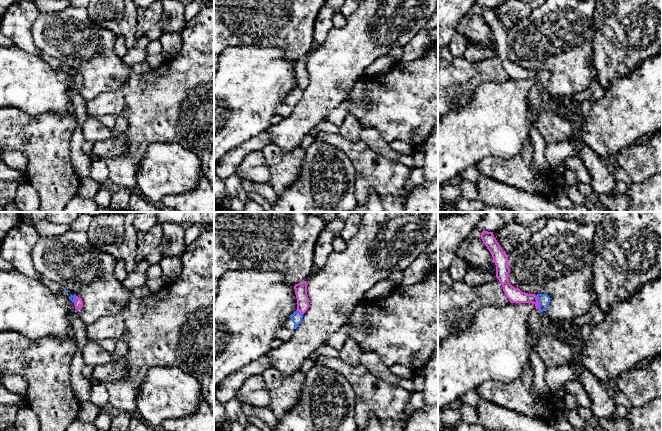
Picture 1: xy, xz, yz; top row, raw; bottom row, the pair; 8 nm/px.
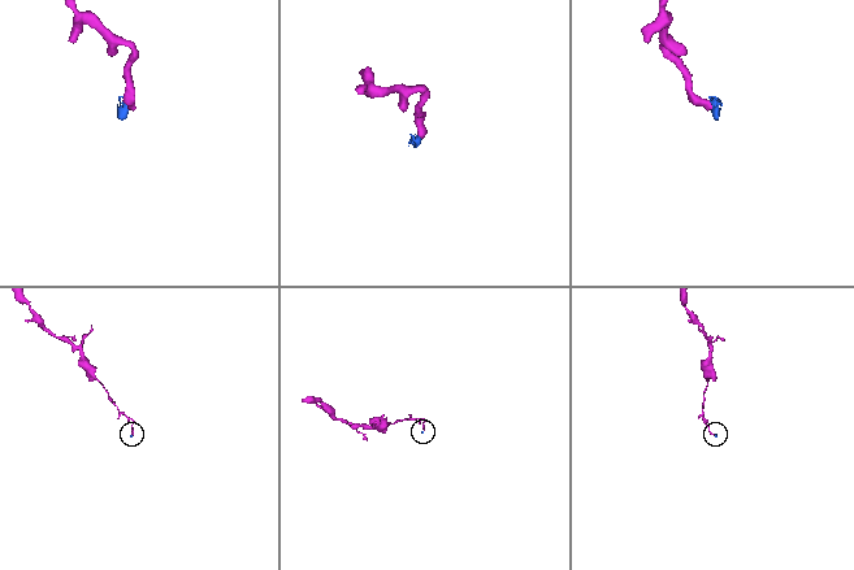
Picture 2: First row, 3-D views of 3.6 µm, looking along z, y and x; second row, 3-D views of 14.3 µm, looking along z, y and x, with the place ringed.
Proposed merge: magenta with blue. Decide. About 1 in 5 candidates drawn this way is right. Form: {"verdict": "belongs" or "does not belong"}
{"verdict": "does not belong"}

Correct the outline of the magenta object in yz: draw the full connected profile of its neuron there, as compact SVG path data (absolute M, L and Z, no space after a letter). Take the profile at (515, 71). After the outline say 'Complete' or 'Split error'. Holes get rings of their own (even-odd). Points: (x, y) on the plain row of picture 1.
M483 7L481 15L492 31L496 41L496 54L501 59L503 67L509 77L511 79L532 79L536 82L536 85L539 86L537 71L522 68L509 59L508 52L510 45L508 43L508 31L503 28L493 8Z. Complete

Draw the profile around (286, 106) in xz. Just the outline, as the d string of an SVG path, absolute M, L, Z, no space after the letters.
M296 86L276 107L275 114L281 115L282 117L289 116L292 113L295 105L302 98L302 94L303 90Z

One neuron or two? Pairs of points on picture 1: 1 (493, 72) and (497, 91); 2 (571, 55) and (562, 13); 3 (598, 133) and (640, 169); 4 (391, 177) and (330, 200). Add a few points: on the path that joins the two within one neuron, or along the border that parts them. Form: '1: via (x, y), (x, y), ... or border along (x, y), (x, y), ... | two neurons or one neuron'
1: border along (509, 77), (499, 82), (483, 82), (474, 93) | two neurons
2: via (562, 45), (562, 23) | one neuron
3: border along (632, 145), (622, 148), (612, 159) | two neurons
4: border along (354, 167), (354, 196), (357, 201) | two neurons

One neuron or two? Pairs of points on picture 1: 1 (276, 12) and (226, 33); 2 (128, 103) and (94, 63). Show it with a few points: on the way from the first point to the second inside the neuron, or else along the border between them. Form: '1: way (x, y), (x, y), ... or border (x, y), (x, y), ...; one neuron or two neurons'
1: way (264, 12), (247, 12), (238, 21); one neuron
2: border (131, 71), (119, 87), (100, 92), (94, 98); two neurons

